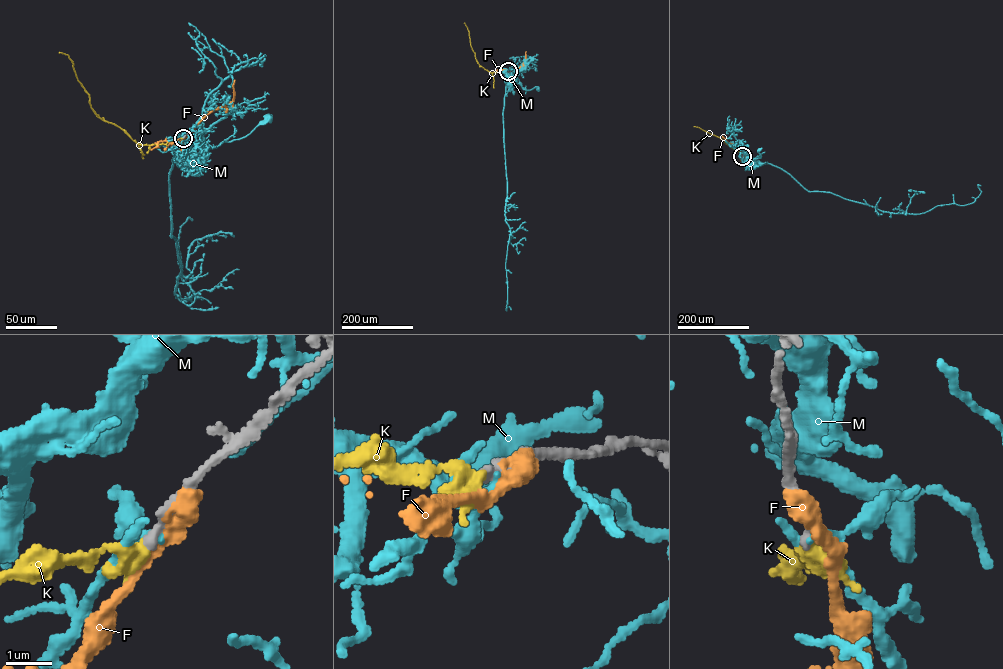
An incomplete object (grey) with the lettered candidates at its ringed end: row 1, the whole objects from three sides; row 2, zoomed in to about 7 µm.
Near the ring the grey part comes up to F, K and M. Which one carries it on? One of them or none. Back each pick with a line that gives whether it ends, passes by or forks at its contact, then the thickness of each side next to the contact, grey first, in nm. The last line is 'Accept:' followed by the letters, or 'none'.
K: it passes by; calibres 240 and 280 nm
Accept: K

